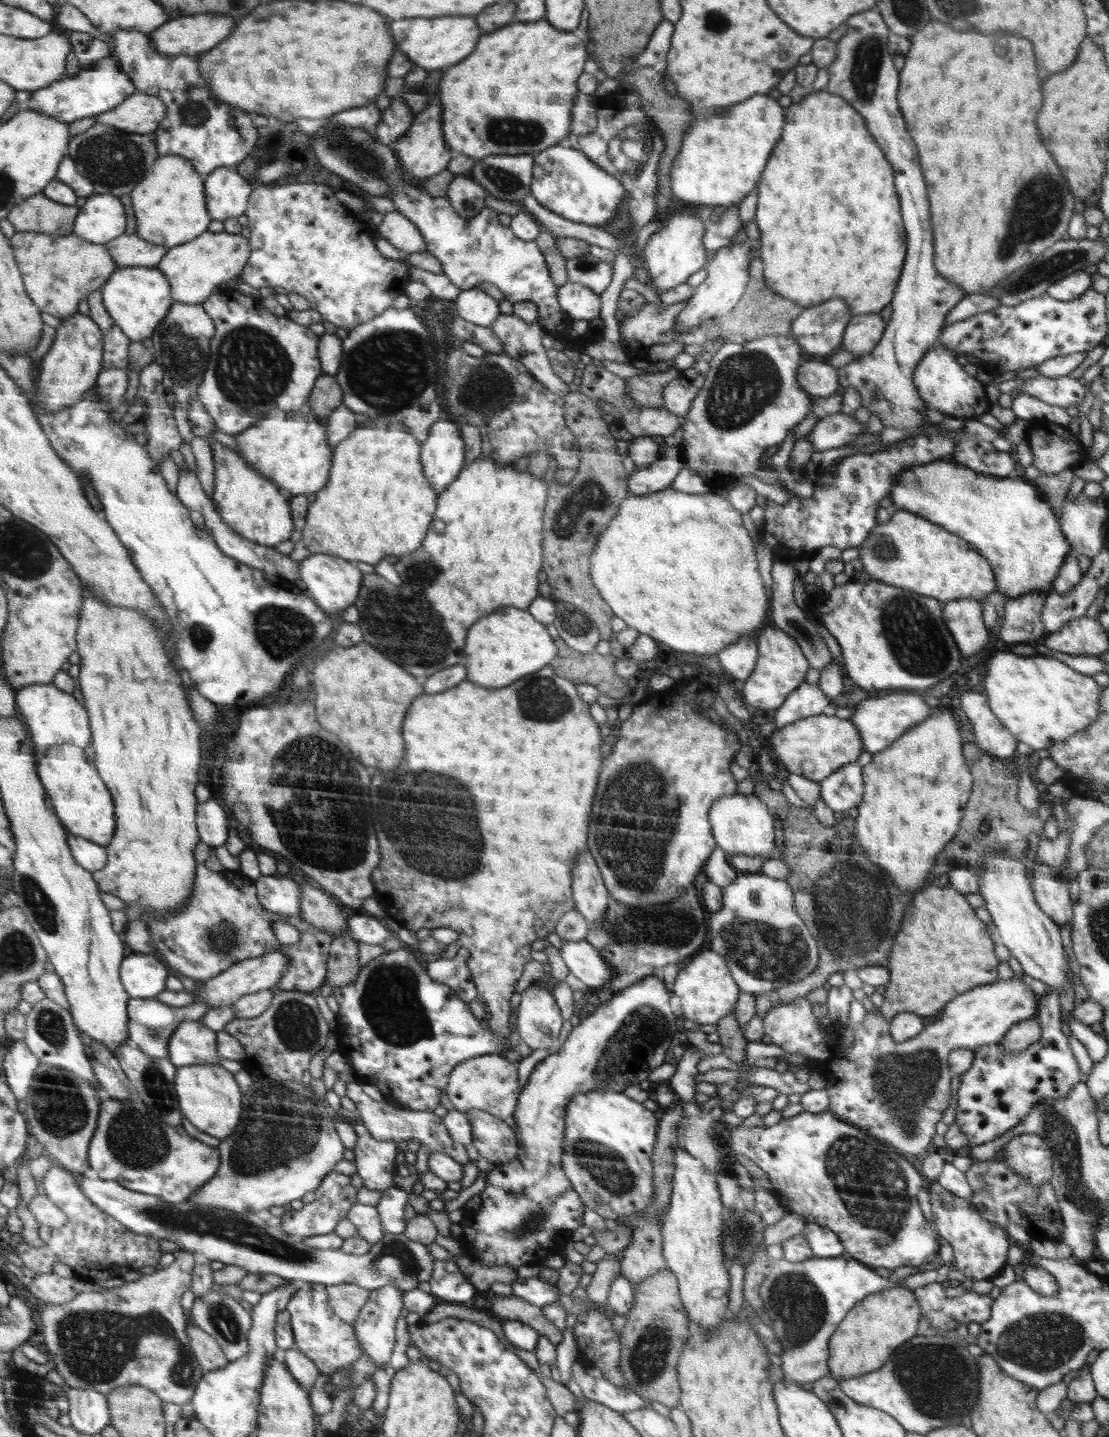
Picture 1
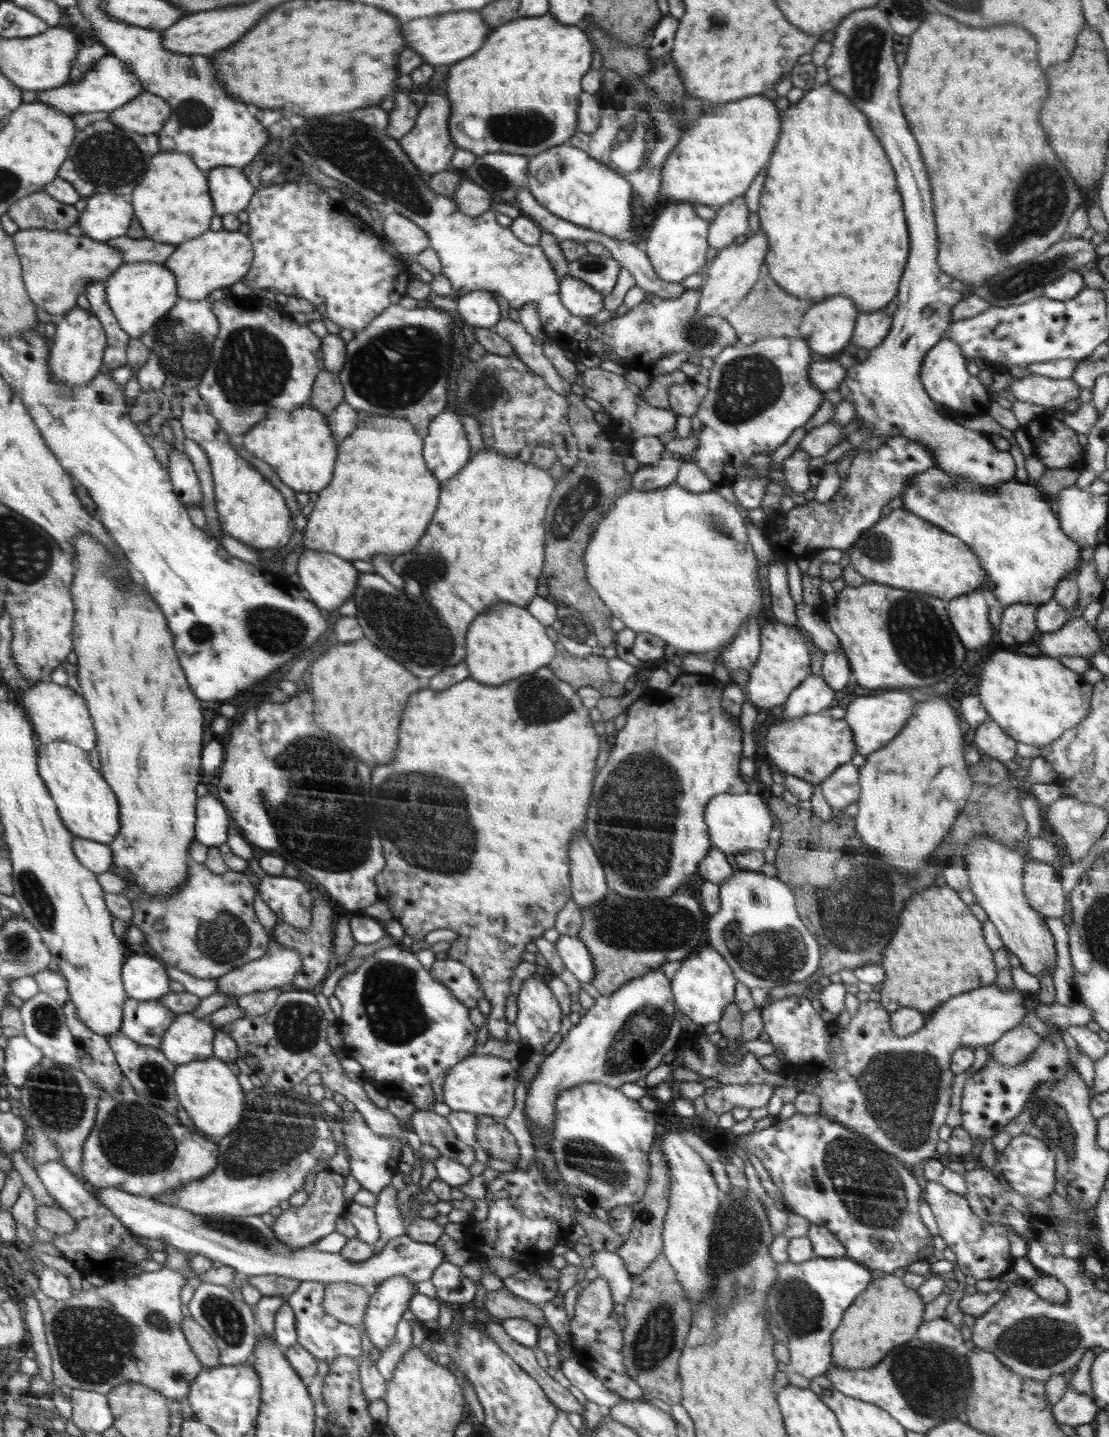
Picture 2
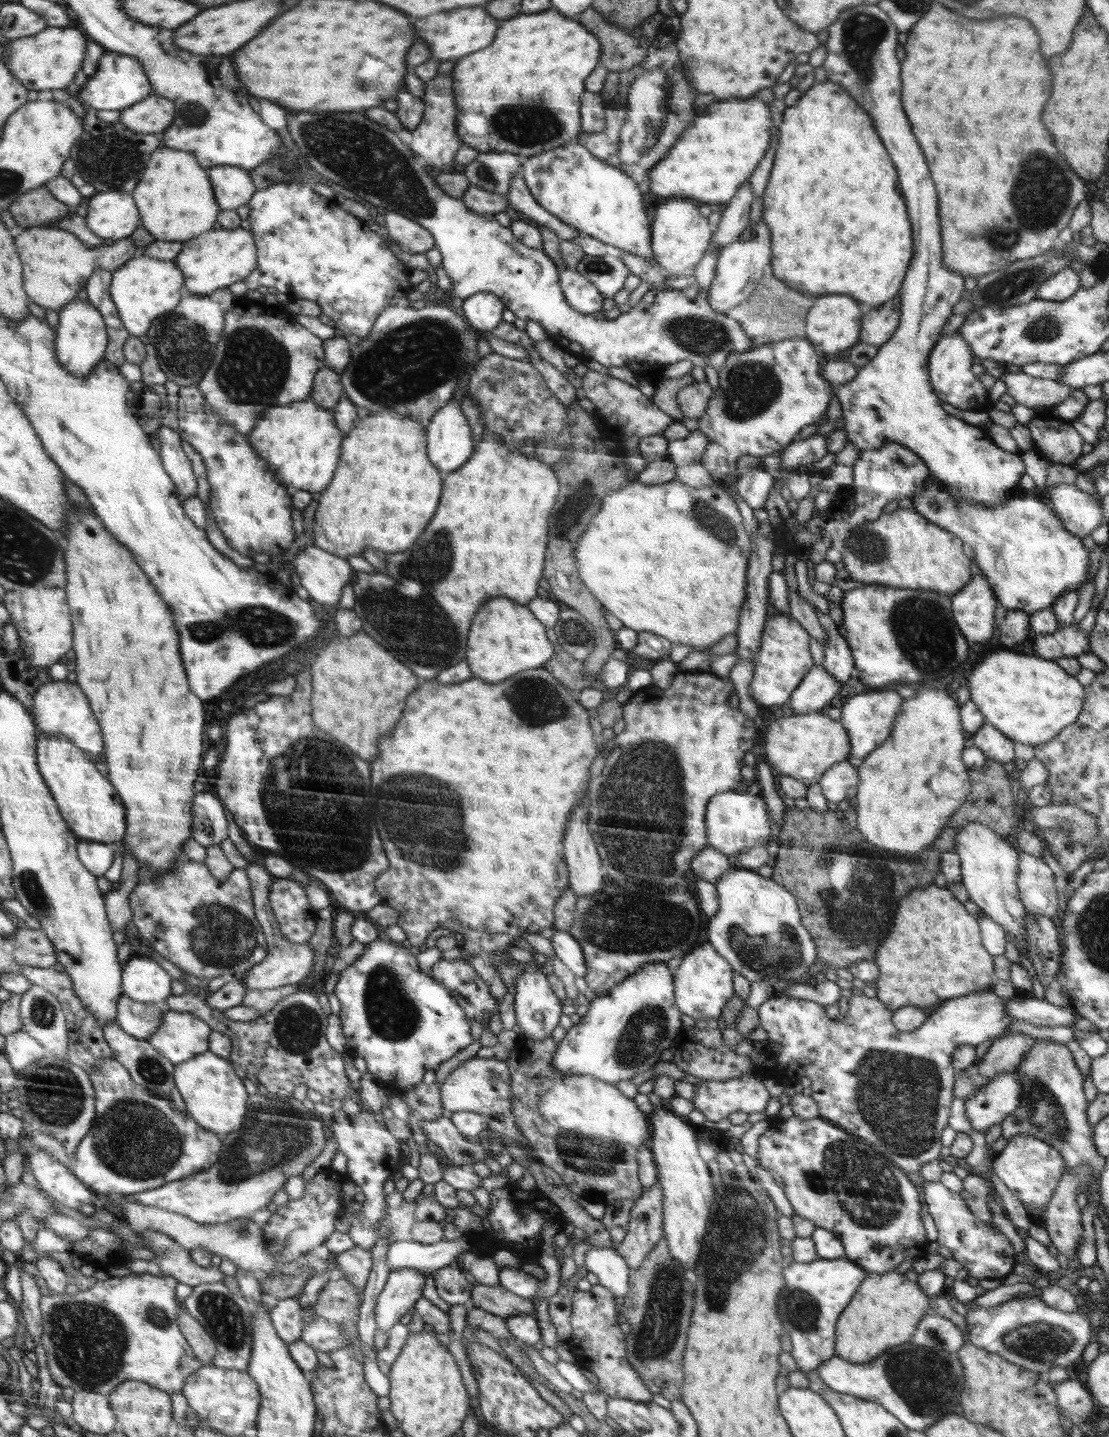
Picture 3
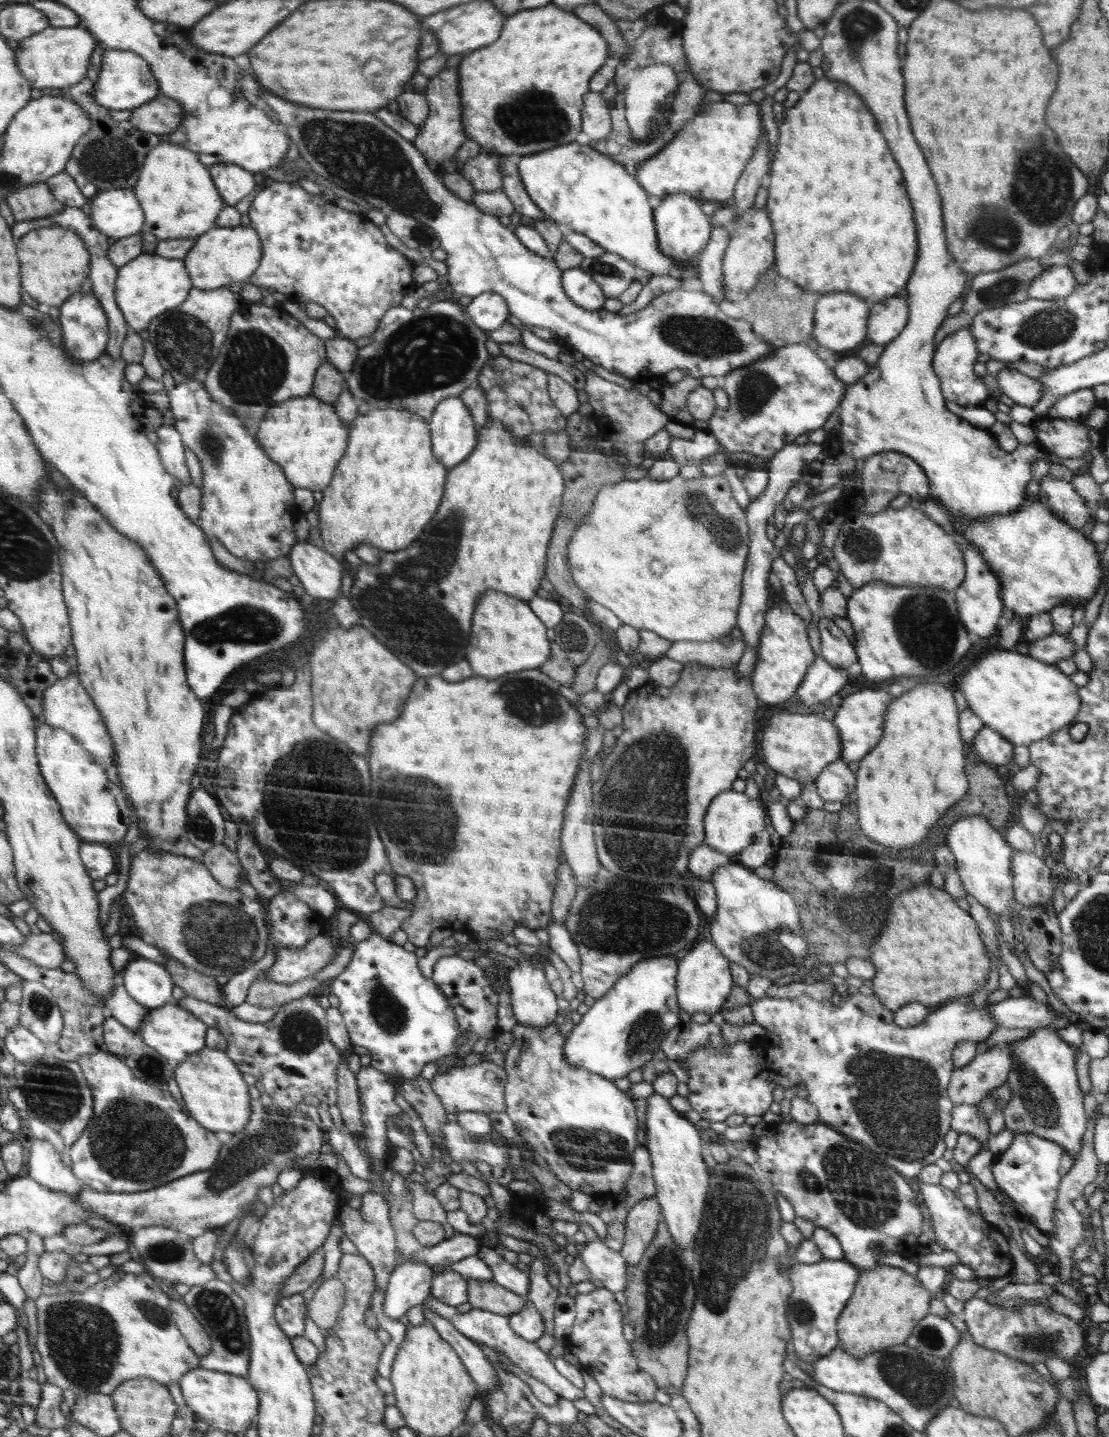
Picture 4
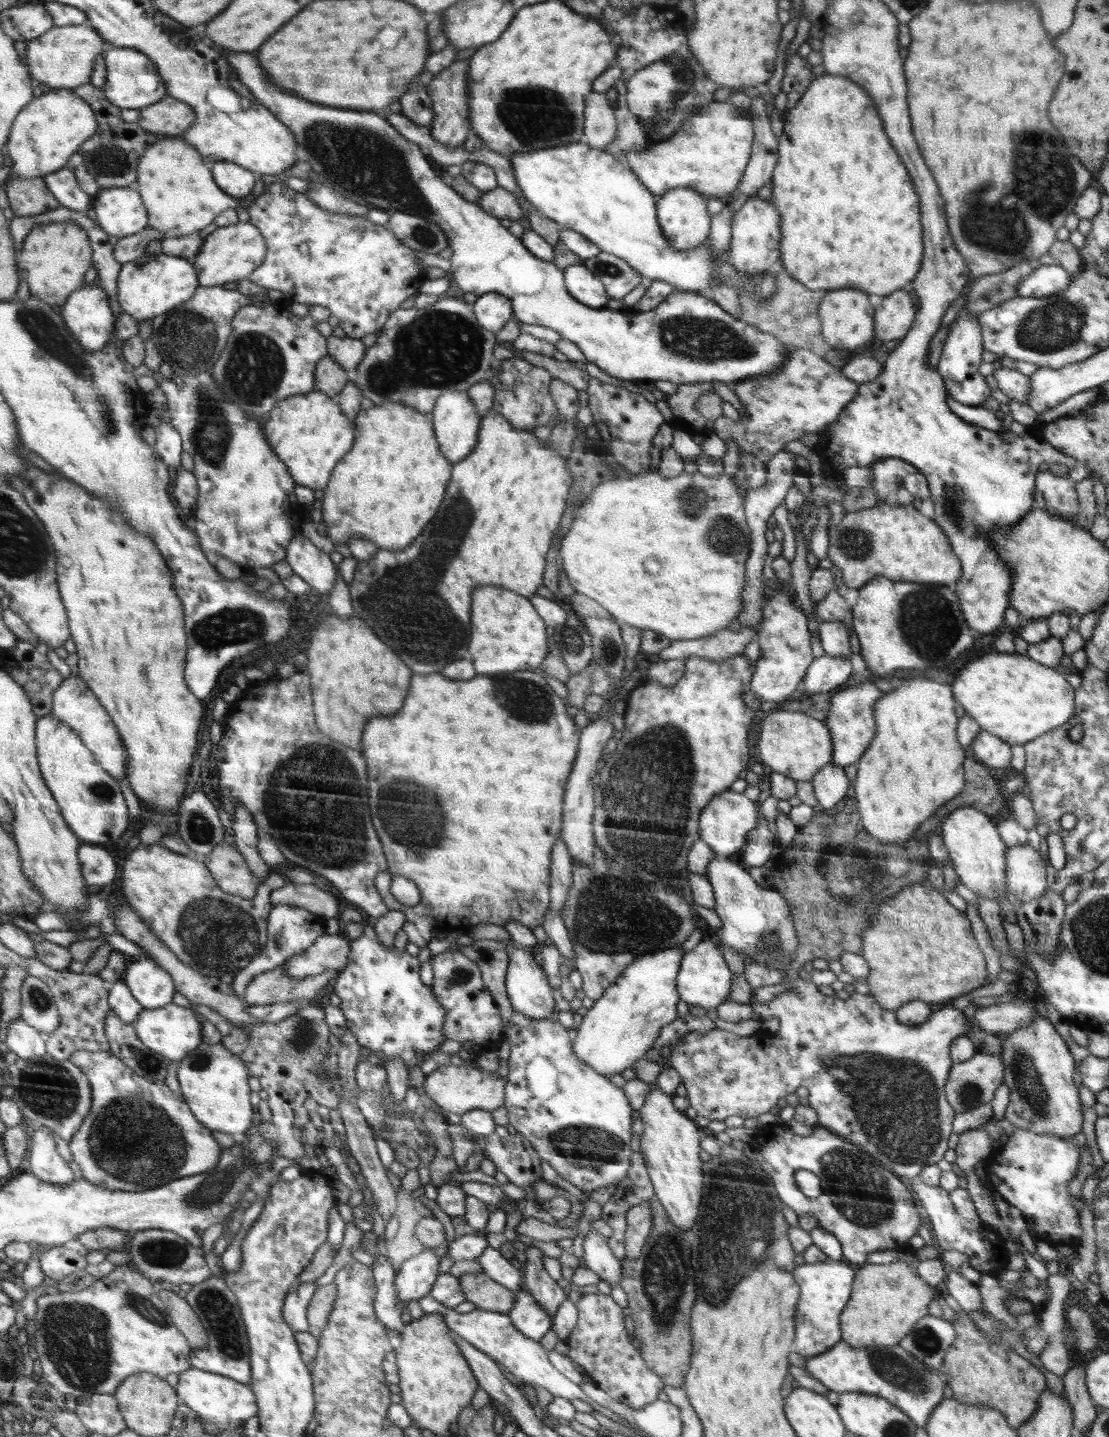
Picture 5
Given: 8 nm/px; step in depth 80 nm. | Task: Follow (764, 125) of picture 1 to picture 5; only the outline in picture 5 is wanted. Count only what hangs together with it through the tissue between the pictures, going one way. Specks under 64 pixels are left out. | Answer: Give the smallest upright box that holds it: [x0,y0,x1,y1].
[625,103,756,200]

